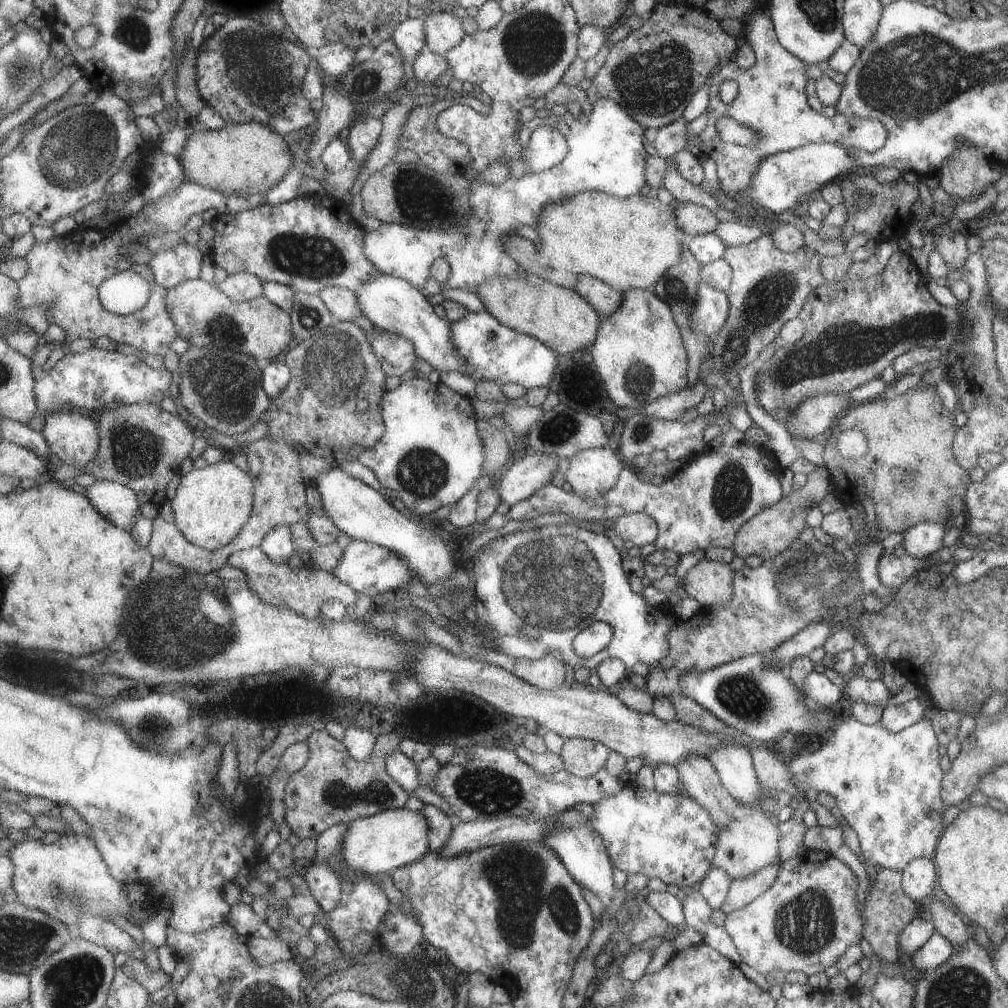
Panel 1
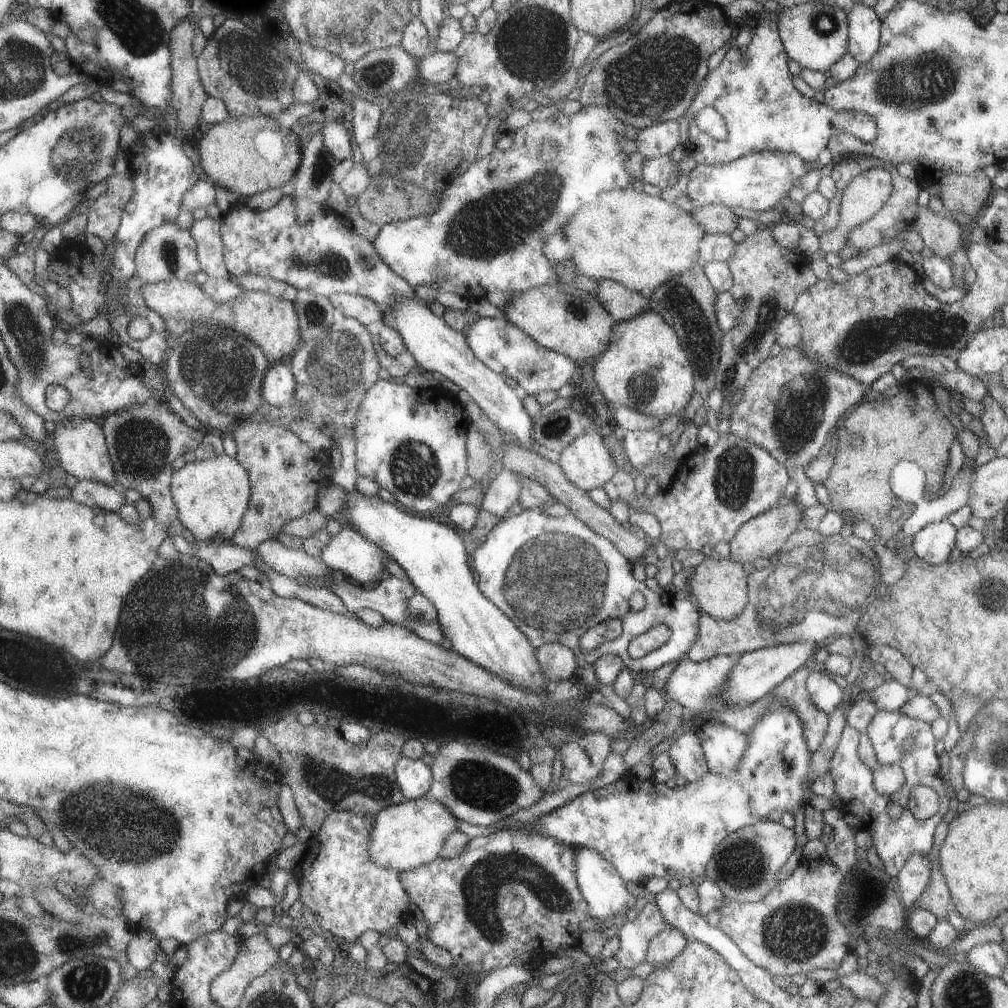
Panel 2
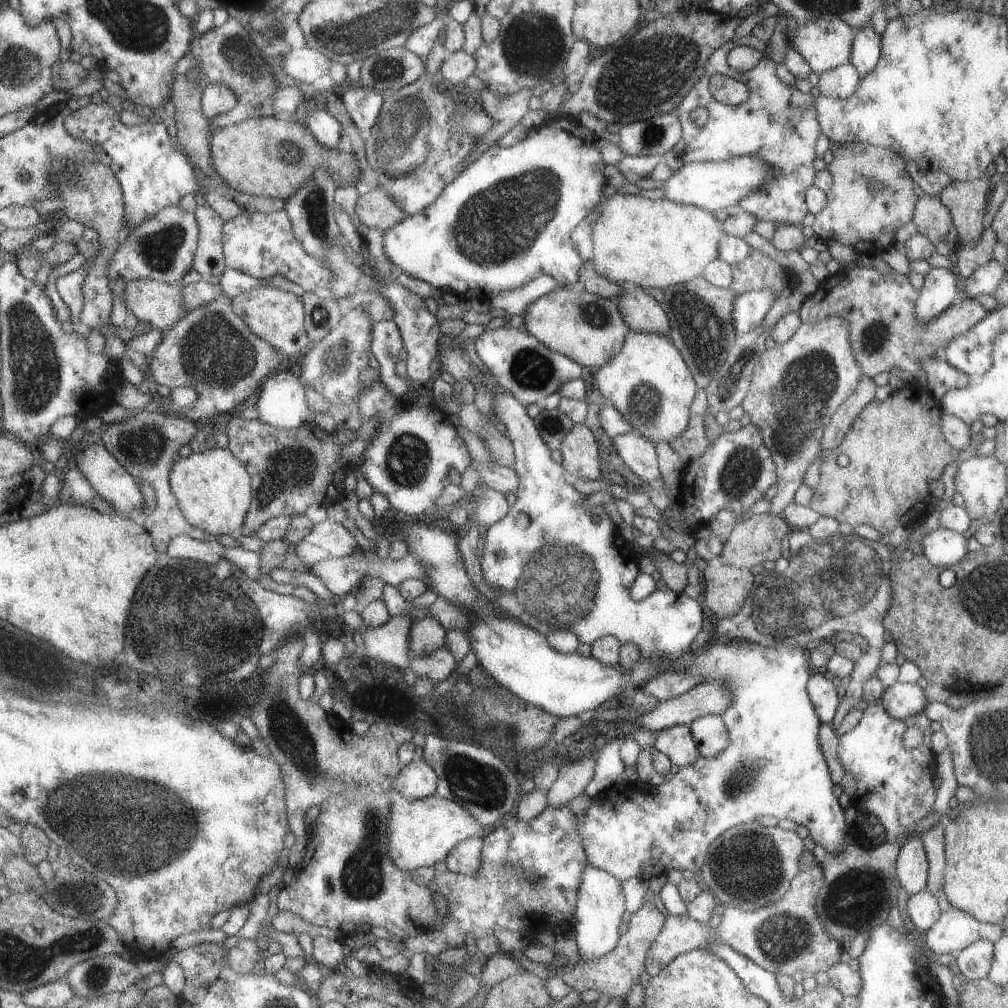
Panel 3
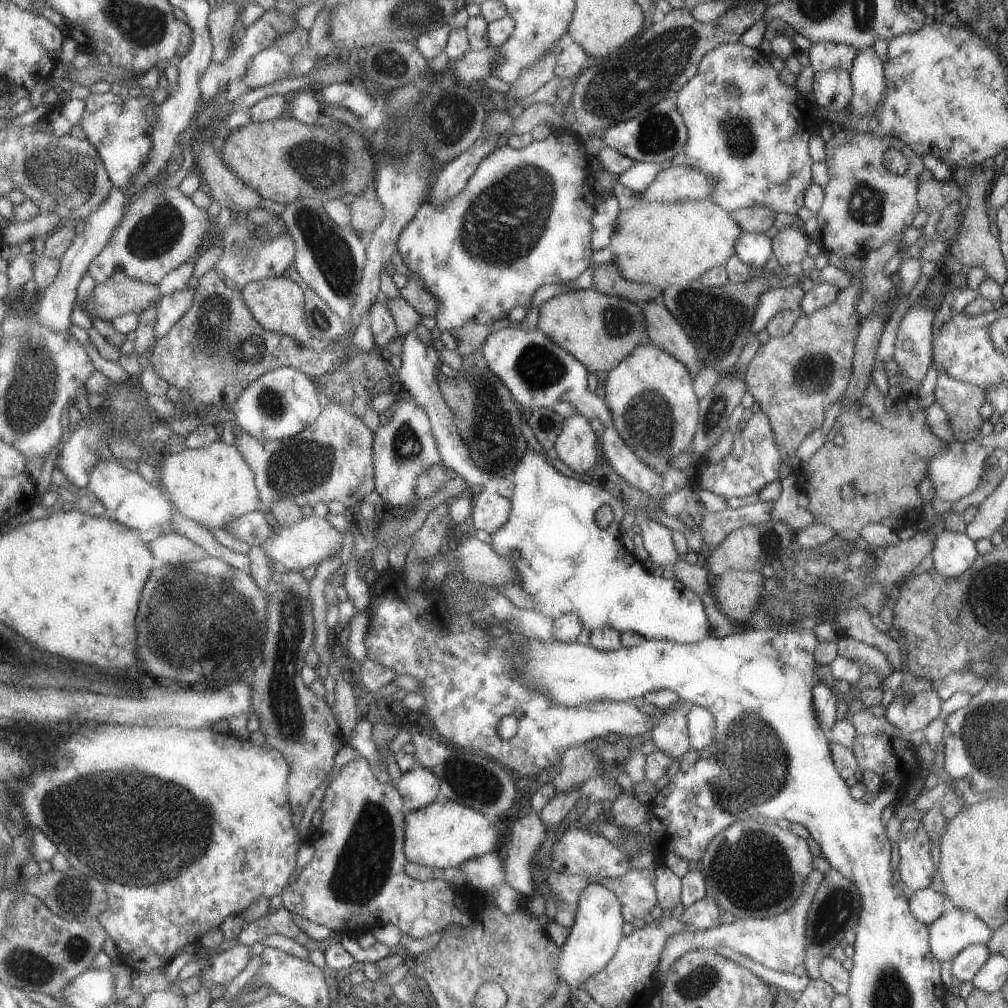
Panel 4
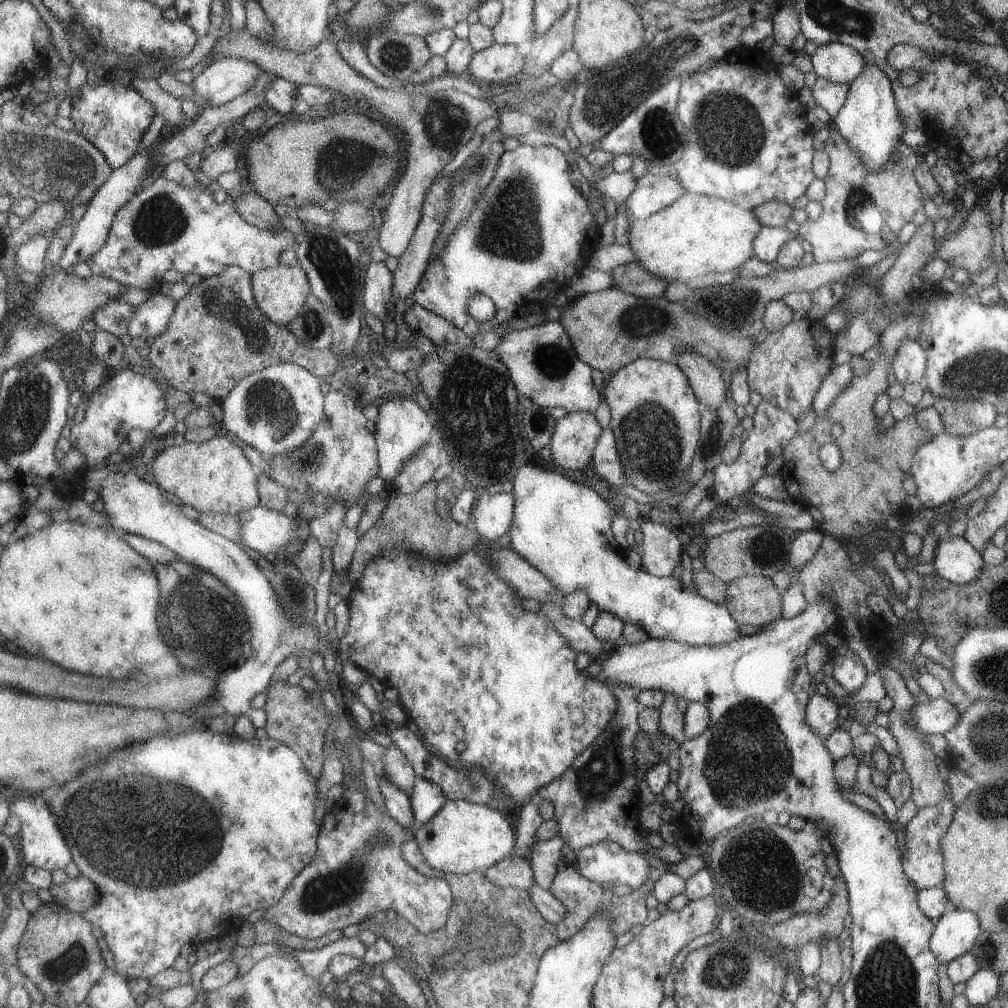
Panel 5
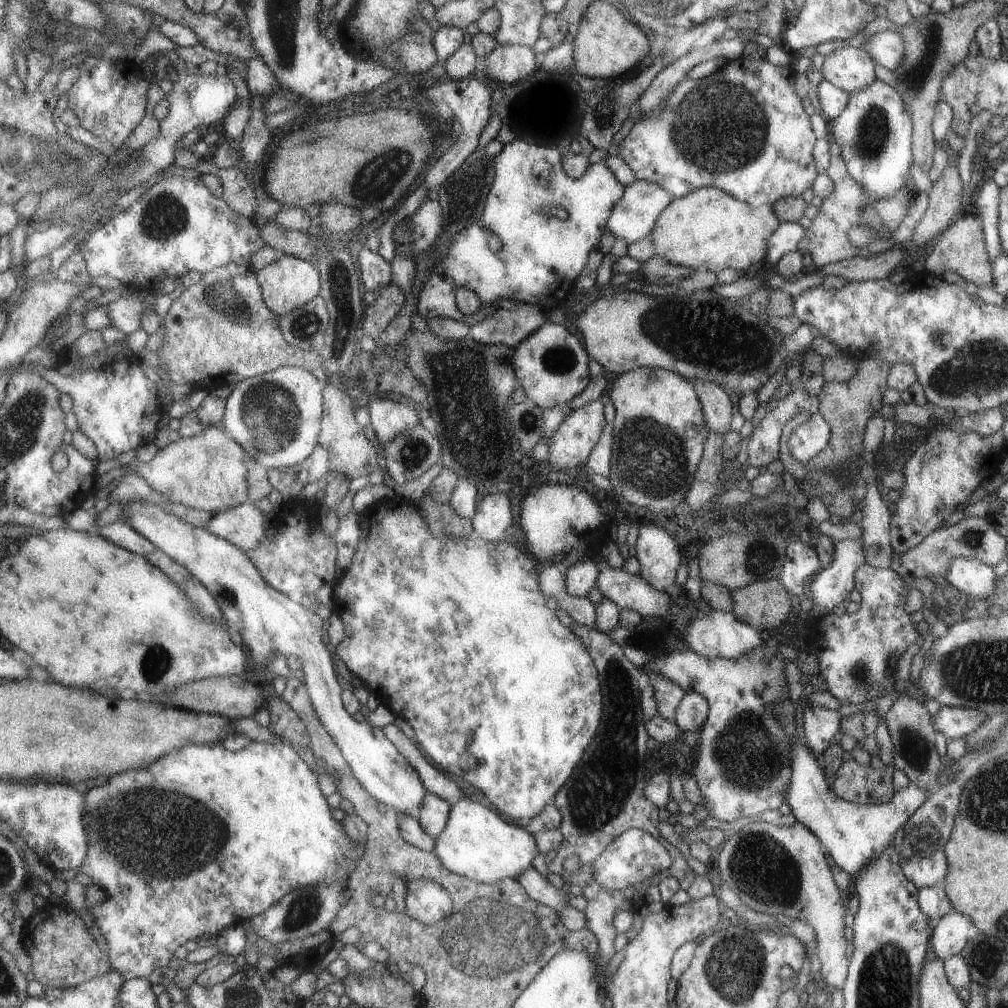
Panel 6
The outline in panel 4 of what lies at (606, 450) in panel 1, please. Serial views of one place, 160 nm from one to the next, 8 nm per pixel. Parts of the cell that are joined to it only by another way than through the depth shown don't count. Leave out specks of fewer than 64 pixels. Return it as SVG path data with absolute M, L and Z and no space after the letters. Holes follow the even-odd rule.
M579 413L568 417L557 438L555 449L558 459L582 477L594 470L600 458L597 457L600 438L595 436L591 421Z

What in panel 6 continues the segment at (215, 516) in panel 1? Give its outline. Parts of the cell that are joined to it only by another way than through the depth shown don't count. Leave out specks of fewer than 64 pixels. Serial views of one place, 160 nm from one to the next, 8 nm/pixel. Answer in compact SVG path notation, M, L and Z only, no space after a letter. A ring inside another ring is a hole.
M207 425L200 434L181 437L163 447L151 461L133 459L128 466L130 473L141 476L170 502L215 514L248 503L248 466L245 458L244 447L228 438L221 426Z

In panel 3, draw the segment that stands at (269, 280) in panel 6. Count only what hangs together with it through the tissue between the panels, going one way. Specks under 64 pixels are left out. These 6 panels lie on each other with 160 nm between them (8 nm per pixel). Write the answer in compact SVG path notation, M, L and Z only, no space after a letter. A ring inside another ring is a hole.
M259 286L232 299L237 314L246 322L251 331L267 340L271 346L279 350L286 358L297 356L309 348L304 300L287 290L275 286Z

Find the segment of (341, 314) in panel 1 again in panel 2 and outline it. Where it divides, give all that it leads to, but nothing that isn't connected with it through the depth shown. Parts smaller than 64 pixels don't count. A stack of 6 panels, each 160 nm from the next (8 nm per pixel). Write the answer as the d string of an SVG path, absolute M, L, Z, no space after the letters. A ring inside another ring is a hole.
M333 294L331 304L345 316L353 316L359 322L371 324L383 320L383 310L370 298L356 294Z

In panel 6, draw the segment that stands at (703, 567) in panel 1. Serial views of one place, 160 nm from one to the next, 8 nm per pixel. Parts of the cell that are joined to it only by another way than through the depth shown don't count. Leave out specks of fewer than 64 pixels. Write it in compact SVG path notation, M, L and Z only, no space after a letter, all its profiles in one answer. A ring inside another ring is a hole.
M777 579L753 582L752 585L745 586L745 588L733 590L732 596L734 617L755 630L772 631L775 628L779 629L791 612L791 598L781 588Z

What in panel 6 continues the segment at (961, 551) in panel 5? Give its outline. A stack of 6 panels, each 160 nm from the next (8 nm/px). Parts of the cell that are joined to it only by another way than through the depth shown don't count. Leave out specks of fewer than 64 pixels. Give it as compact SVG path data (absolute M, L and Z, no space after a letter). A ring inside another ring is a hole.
M953 558L944 578L952 588L967 598L981 600L993 592L997 577L991 567L977 562L975 558Z

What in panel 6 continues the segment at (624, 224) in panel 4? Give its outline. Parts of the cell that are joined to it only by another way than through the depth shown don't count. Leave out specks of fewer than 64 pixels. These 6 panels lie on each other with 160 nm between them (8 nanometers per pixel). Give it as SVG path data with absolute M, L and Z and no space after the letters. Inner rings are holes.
M701 188L673 200L661 214L652 234L656 256L667 262L719 272L725 268L744 272L767 253L769 237L786 221L796 222L803 216L807 203L801 196L781 198L773 204L752 205L735 200L717 188Z

